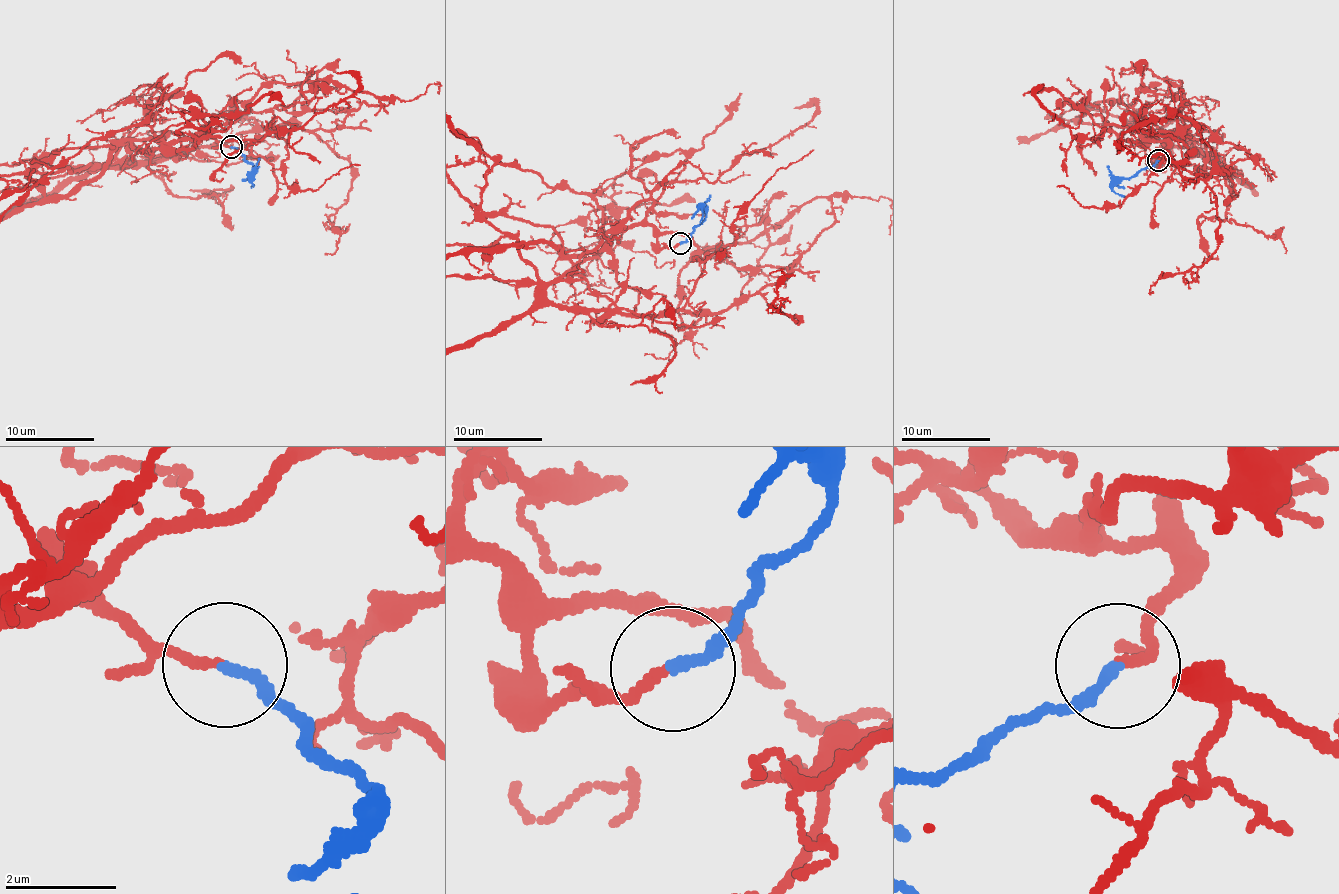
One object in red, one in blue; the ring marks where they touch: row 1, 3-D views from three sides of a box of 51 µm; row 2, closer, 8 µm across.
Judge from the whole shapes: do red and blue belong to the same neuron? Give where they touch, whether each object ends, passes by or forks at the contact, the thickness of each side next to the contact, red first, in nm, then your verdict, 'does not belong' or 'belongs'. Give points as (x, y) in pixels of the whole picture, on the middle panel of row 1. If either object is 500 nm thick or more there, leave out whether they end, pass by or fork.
at (680, 243); red ends there; blue ends there; 160 nm thick on the red side, 190 nm on the other; belongs

